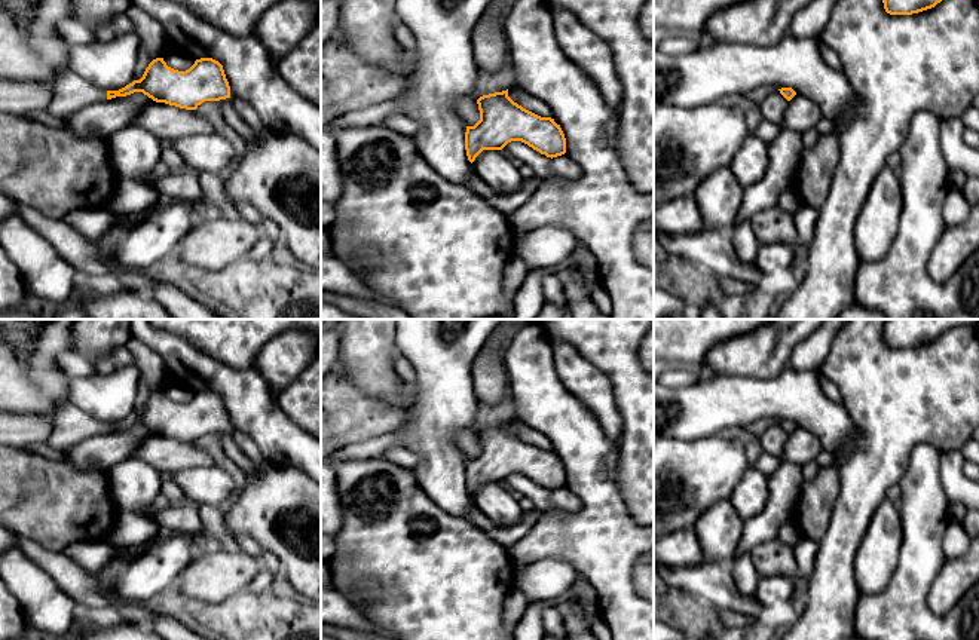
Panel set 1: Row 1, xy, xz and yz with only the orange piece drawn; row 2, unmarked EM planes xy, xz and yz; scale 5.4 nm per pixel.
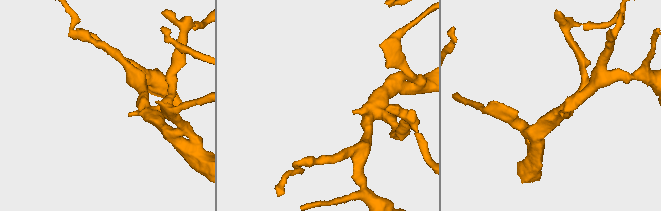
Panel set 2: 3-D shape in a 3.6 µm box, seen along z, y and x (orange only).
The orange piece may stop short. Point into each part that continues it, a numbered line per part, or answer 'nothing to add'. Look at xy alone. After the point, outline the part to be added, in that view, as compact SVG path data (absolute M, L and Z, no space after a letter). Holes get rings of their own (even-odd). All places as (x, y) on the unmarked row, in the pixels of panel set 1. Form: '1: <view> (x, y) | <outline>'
1: xy (72, 425) | M68 399L56 405L52 420L53 432L48 440L48 445L58 451L65 451L95 434L107 432L107 423L95 420Z

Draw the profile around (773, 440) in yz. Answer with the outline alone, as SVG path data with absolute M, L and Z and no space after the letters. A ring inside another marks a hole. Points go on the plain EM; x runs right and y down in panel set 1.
M774 422L761 434L759 441L765 453L770 453L781 460L787 438L789 434L780 426L778 422Z

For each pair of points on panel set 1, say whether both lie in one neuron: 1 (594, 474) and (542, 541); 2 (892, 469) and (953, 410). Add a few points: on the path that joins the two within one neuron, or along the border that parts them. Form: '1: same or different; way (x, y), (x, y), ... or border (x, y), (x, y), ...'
1: same; way (594, 495), (594, 505), (563, 536)
2: same; way (896, 452), (926, 422), (935, 418)

